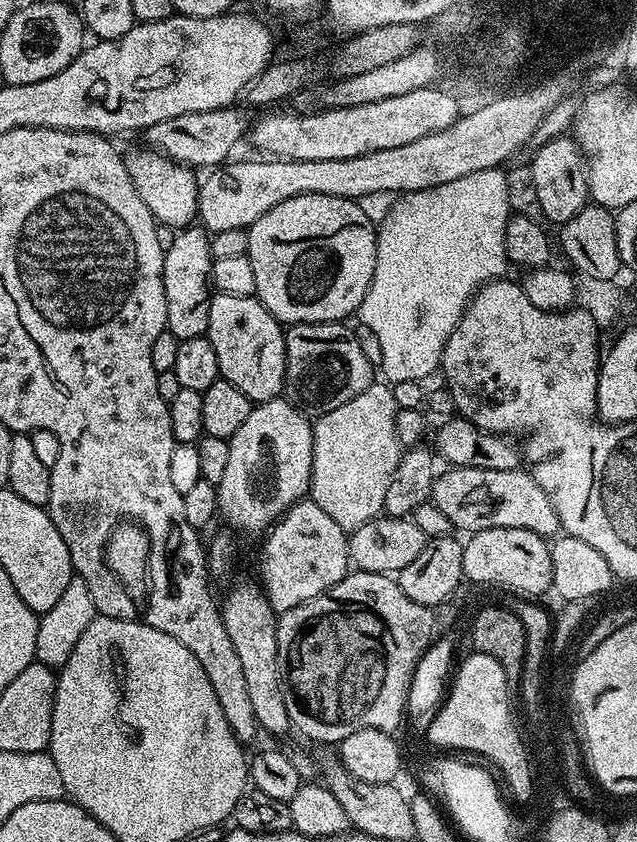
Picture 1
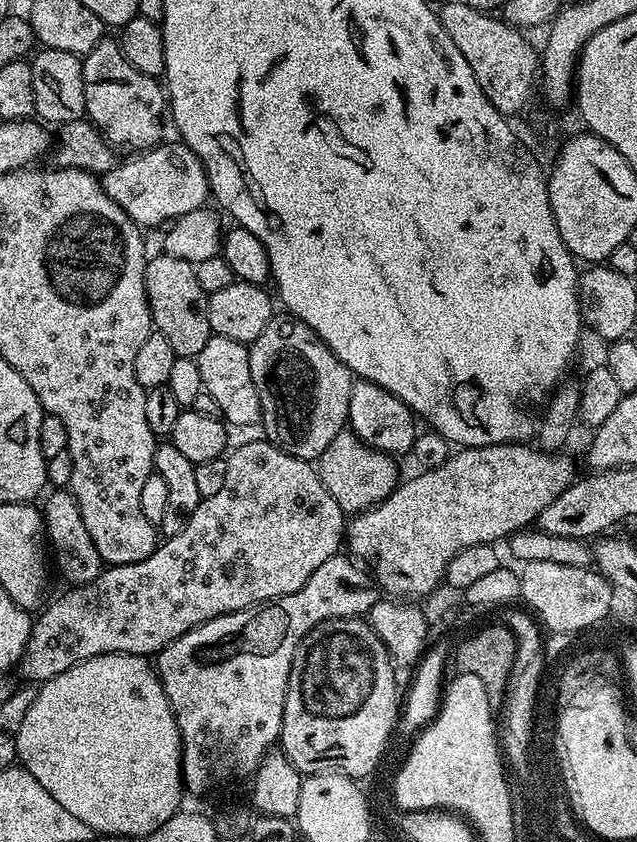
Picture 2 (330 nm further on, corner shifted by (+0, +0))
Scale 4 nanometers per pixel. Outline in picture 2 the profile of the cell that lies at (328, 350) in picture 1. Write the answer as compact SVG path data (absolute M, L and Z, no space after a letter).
M273 318L250 345L250 378L260 395L262 428L269 432L271 443L286 454L299 460L319 461L321 454L334 441L335 436L345 431L350 410L350 390L353 374L346 365L322 342L322 338L308 324L295 318Z

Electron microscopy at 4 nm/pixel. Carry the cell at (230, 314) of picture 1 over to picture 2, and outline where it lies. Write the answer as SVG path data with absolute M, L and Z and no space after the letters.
M211 336L194 358L199 372L202 373L204 391L210 394L210 398L214 398L214 402L218 402L220 416L233 429L248 428L251 424L259 425L262 420L260 395L250 378L248 350L249 345L234 342L234 338Z

